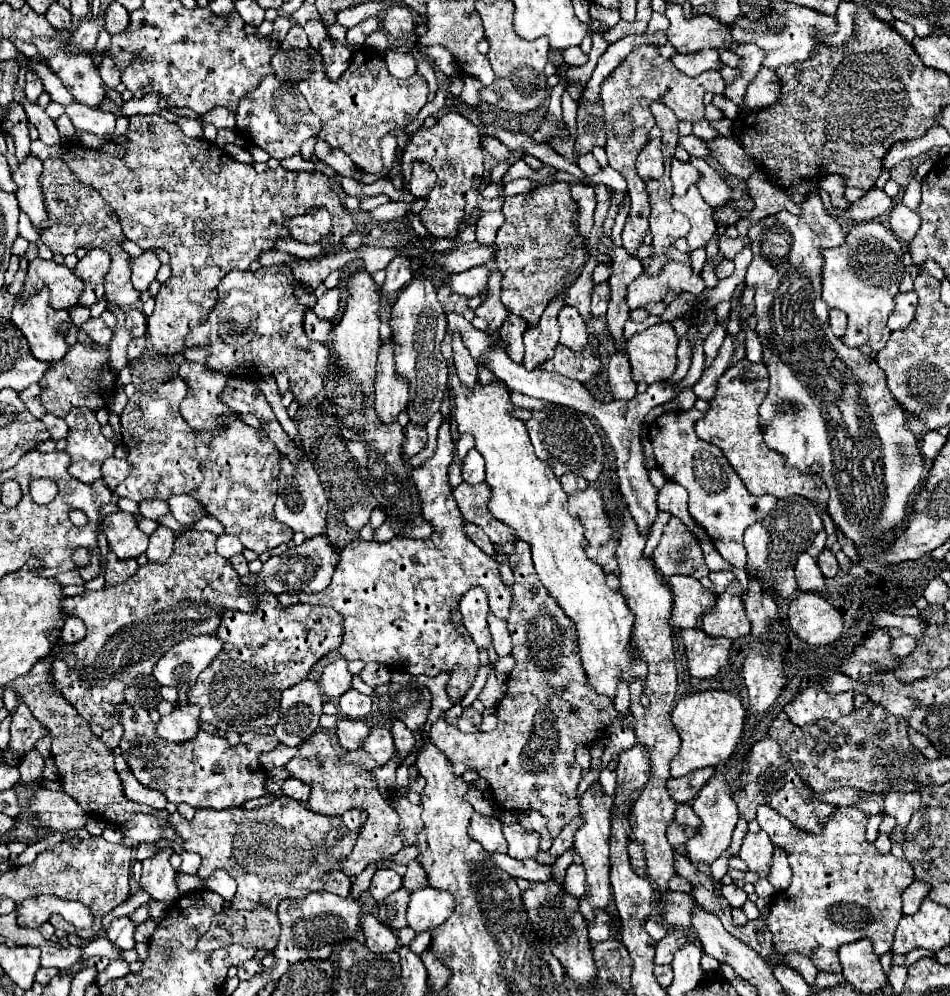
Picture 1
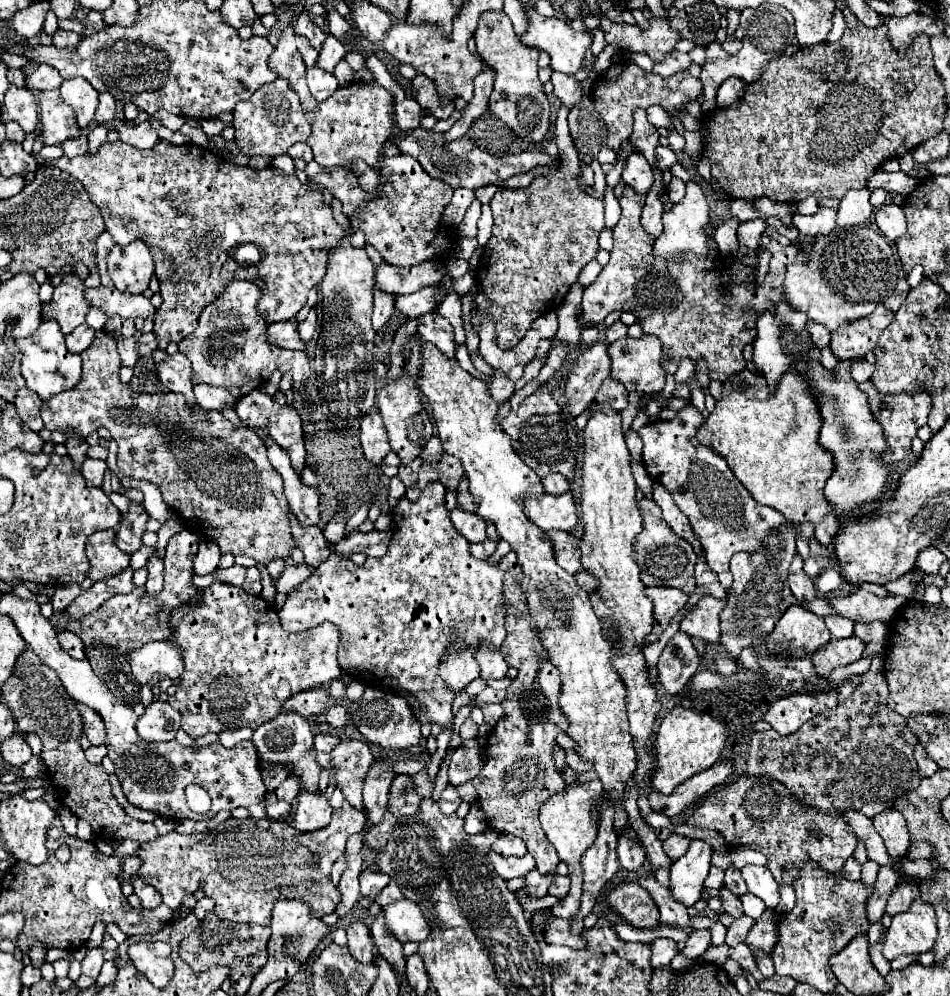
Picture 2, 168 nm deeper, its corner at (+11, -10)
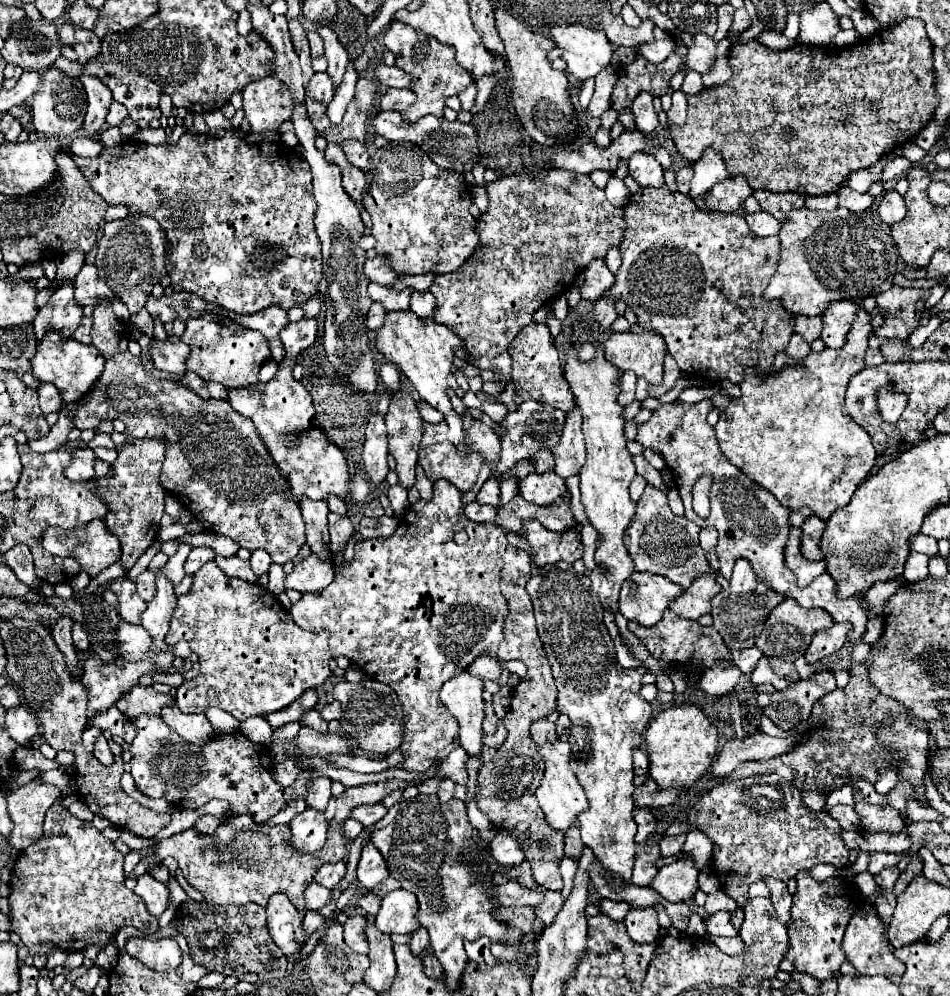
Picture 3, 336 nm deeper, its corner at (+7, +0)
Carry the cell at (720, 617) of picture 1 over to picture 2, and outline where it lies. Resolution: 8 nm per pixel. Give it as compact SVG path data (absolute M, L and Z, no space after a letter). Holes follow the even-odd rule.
M705 596L697 602L695 610L681 620L681 630L689 636L697 636L707 644L721 644L721 620L719 614L725 608L725 600Z

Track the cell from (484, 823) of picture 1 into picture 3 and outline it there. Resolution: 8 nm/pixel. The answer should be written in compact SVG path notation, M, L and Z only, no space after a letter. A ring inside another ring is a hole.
M525 860L523 864L515 866L515 868L505 870L505 874L509 876L509 880L515 880L515 882L519 882L519 884L527 886L527 888L535 888L535 886L537 886L537 884L535 884L535 880L531 878L531 866L529 866L529 862L527 862L527 860Z

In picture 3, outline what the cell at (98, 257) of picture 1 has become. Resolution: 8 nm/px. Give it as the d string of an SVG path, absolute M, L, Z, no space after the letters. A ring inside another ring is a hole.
M65 282L61 288L57 288L57 292L53 292L49 302L35 316L33 328L35 328L37 340L43 340L47 328L61 330L59 334L63 338L71 338L73 332L77 330L81 318L83 318L83 308L75 304L73 284Z

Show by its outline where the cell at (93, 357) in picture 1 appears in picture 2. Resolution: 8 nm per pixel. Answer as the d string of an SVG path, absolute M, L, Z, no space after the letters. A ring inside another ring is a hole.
M99 330L93 344L85 352L81 352L81 358L83 374L79 384L41 404L41 418L47 430L73 430L79 436L88 436L94 432L94 427L105 426L111 432L113 440L119 444L119 470L129 478L155 484L161 490L165 504L181 514L186 522L193 522L193 525L185 526L201 531L203 537L209 536L213 542L219 544L223 554L245 554L263 564L273 558L289 558L291 550L295 548L295 540L289 532L283 480L267 460L263 440L253 430L237 428L223 414L215 410L203 410L198 404L187 408L181 394L133 394L129 386L123 386L119 382L121 360L117 354L117 346L115 340L103 330ZM204 420L205 426L195 426Z

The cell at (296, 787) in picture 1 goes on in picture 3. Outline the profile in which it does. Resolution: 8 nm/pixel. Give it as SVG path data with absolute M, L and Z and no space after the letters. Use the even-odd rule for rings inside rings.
M283 760L281 764L273 766L273 778L281 786L291 786L295 782L295 778L297 778L299 772L301 772L301 768L293 760Z

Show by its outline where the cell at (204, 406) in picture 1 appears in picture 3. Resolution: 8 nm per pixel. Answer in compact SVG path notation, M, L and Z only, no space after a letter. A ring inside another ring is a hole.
M153 338L151 356L155 368L171 372L171 374L185 374L185 362L189 358L191 348L185 342L171 342L171 340L157 340Z

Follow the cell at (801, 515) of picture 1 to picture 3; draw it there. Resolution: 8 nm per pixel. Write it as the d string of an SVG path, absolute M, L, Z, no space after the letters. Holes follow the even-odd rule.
M737 560L733 568L733 576L729 580L729 588L723 588L711 604L711 616L713 616L713 626L717 632L723 636L725 646L729 650L743 650L751 648L755 644L755 638L761 634L761 626L765 624L765 616L783 600L781 594L773 592L765 584L761 584L751 570L747 560Z

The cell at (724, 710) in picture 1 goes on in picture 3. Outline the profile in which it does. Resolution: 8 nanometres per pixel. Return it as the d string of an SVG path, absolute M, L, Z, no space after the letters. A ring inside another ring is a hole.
M675 704L651 720L651 724L645 732L645 750L647 750L647 758L649 758L649 776L657 782L659 790L689 788L709 772L711 762L717 756L717 730L697 706Z

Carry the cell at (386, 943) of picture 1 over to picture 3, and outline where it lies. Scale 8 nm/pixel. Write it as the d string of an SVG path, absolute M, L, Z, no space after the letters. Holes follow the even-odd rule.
M365 916L347 918L343 928L345 928L347 946L351 950L359 952L359 954L367 954L369 952L369 944L367 944L367 938L365 938Z

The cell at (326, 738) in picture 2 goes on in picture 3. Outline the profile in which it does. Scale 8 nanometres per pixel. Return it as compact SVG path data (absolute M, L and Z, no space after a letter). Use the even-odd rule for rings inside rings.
M317 710L305 712L305 716L301 716L301 724L303 724L303 726L309 726L309 728L313 728L313 730L317 730L317 732L327 732L327 722L319 716Z

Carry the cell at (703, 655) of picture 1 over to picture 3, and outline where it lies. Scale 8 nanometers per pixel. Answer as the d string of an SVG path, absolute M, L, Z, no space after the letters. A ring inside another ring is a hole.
M755 646L749 648L749 650L737 650L737 652L731 654L733 662L739 666L739 670L741 670L743 674L751 674L751 672L755 670L755 664L757 664L757 660L759 660L761 656L763 656L763 654L761 654Z

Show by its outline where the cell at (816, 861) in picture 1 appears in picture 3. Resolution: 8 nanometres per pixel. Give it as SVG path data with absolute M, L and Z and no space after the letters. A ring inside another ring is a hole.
M807 870L797 874L797 892L793 896L793 908L791 908L791 918L793 924L789 926L789 938L791 938L791 948L787 954L787 960L791 960L799 972L805 972L817 980L829 980L839 976L839 968L845 962L845 952L841 950L841 940L845 934L845 928L849 924L849 918L855 914L857 904L841 904L841 896L849 896L853 892L851 884L829 878L825 882L815 882Z

